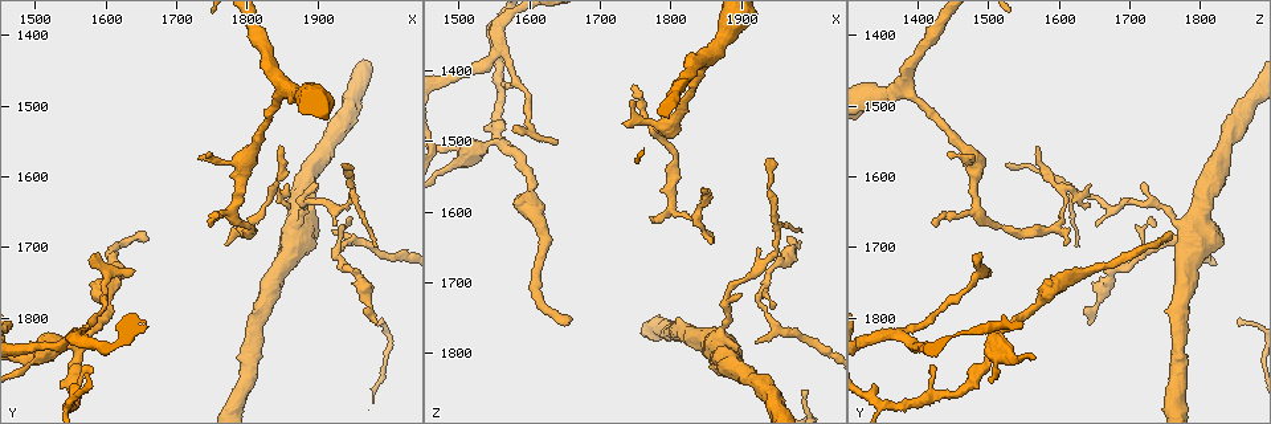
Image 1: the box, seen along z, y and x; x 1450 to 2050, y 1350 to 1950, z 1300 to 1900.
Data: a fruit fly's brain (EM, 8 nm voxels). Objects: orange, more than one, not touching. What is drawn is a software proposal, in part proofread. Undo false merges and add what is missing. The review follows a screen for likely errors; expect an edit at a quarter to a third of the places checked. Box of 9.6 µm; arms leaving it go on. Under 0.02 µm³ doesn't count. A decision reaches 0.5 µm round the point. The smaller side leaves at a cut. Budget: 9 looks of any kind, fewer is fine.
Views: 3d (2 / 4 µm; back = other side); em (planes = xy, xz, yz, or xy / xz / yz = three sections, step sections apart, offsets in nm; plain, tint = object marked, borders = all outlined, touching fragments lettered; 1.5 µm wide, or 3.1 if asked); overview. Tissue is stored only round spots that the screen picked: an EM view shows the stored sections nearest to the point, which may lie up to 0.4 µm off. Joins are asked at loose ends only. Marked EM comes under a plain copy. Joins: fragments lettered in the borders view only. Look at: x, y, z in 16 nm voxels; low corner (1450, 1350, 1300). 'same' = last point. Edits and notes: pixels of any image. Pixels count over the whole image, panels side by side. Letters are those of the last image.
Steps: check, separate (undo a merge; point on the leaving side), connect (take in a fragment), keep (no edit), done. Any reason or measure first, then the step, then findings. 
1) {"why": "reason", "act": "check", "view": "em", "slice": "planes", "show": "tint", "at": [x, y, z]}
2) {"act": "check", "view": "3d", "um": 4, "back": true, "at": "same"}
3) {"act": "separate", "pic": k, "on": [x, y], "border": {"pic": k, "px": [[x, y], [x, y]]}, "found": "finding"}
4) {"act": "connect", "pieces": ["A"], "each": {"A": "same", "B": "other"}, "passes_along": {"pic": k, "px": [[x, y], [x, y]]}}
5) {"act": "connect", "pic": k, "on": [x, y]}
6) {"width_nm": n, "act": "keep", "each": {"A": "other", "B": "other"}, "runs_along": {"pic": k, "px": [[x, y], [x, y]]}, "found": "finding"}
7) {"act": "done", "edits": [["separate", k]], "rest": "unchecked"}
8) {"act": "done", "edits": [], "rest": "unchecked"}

{"why": "end of a long branch", "act": "check", "view": "3d", "um": 4, "back": true, "at": [1660, 1685, 1755]}

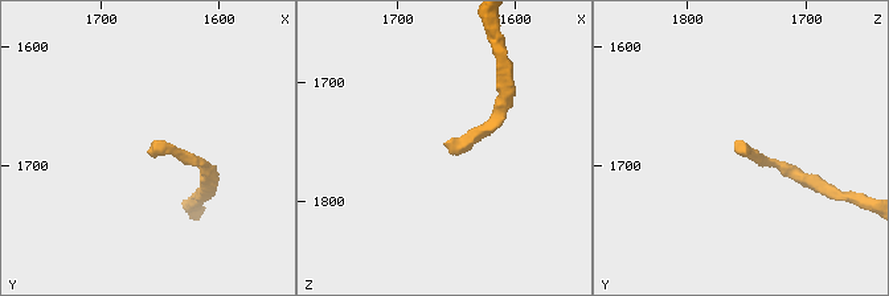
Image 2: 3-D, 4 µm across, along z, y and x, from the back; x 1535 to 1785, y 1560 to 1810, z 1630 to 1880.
{"act": "check", "view": "em", "slice": "yz", "step": 8, "show": "borders", "at": [1654, 1688, 1758]}

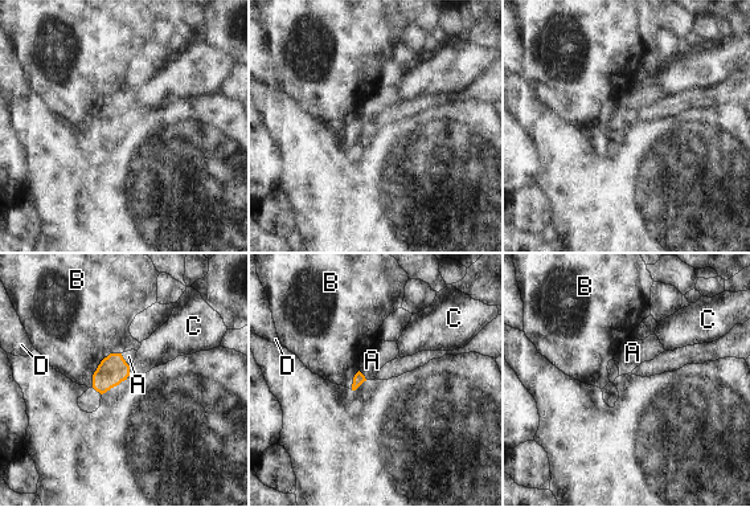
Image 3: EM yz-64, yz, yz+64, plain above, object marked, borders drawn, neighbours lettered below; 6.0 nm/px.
{"act": "connect", "pieces": ["A"], "each": {"A": "same", "B": "other", "C": "other", "D": "other"}, "passes_along": {"pic": 3, "px": [[113, 369], [124, 360], [128, 356]]}, "found": "the cell continues"}

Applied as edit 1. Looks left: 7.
{"why": "tapers out", "act": "check", "view": "3d", "um": 2, "at": [1980, 1810, 1640]}

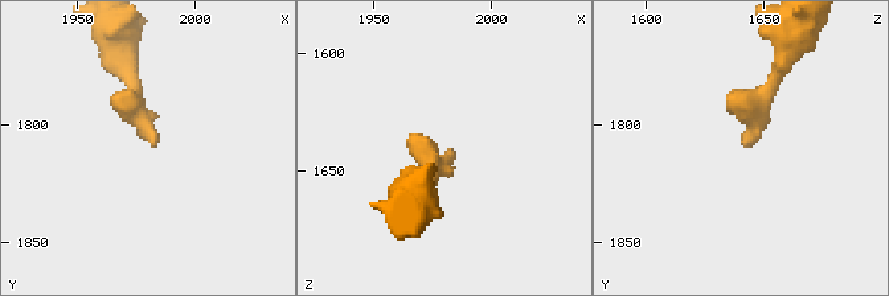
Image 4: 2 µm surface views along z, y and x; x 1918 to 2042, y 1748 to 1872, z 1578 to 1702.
{"why": "now the EM", "act": "check", "view": "em", "slice": "planes", "show": "borders", "at": [1984, 1810, 1643]}

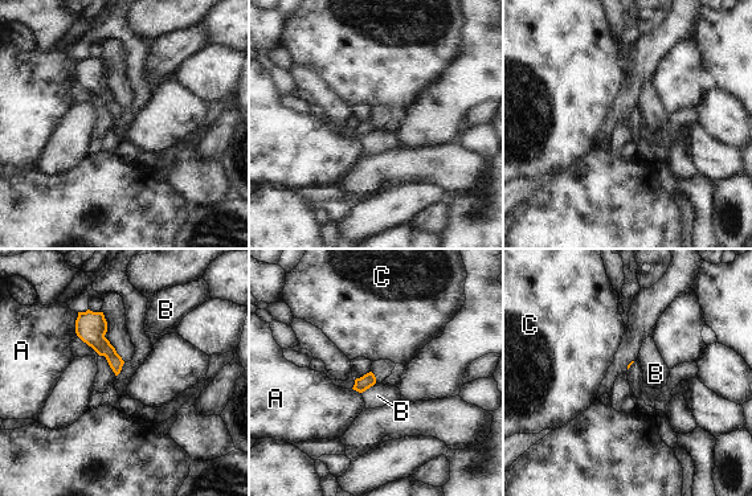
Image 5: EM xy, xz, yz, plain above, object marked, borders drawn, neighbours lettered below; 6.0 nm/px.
{"act": "keep", "each": {"A": "other", "B": "other", "C": "other"}, "border": {"pic": 5, "px": [[376, 382], [362, 393]]}, "found": "none of them fits"}

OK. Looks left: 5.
{"why": "sudden change in width", "act": "check", "view": "3d", "um": 2, "back": true, "at": [1600, 1775, 1575]}

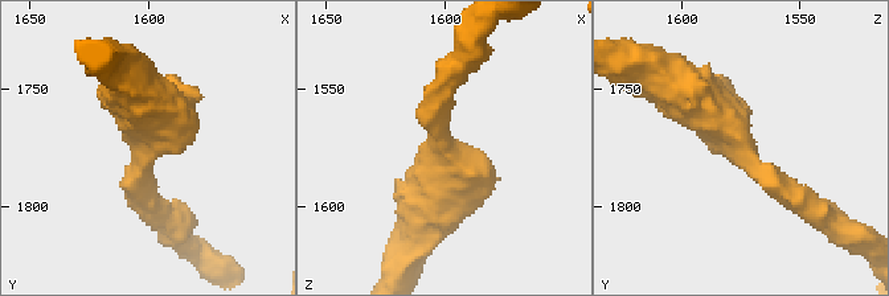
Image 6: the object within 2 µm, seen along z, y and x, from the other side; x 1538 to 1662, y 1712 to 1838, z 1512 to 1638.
{"arm_widths_nm": [220, 300], "act": "check", "view": "em", "slice": "xz", "step": 4, "show": "tint", "at": [1601, 1774, 1575]}

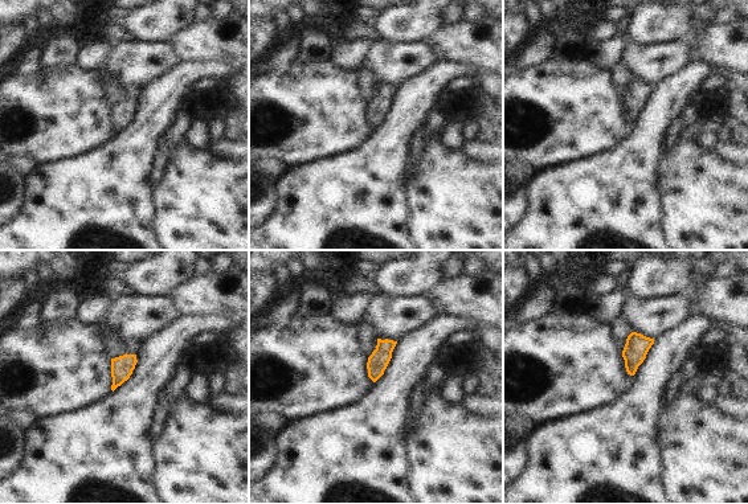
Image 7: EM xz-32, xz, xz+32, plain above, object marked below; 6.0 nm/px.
{"act": "check", "view": "em", "slice": "xz", "step": 4, "show": "borders", "at": "same"}

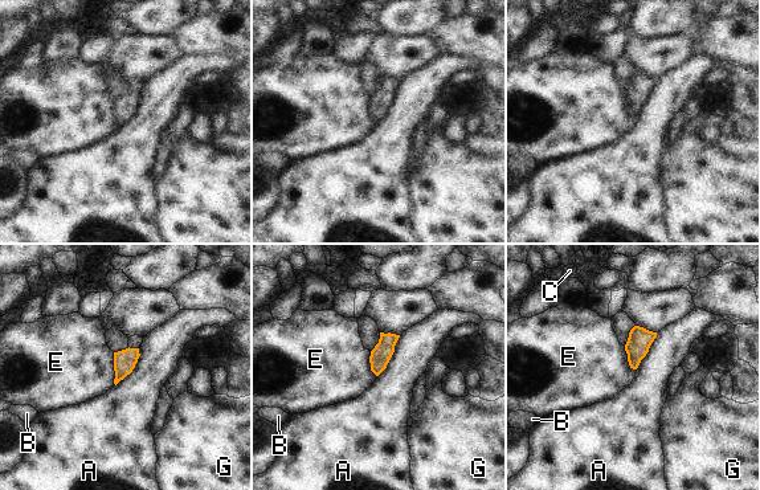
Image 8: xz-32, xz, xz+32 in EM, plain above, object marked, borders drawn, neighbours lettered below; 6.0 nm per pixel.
{"width_nm": 120, "longest_contact_nm": ["A", 300], "act": "keep", "each": {"A": "other", "B": "other", "C": "other", "E": "other", "G": "other"}, "found": "all the same cell"}

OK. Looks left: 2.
{"why": "free end", "act": "check", "view": "em", "slice": "planes", "show": "borders", "at": [1595, 1705, 1495]}

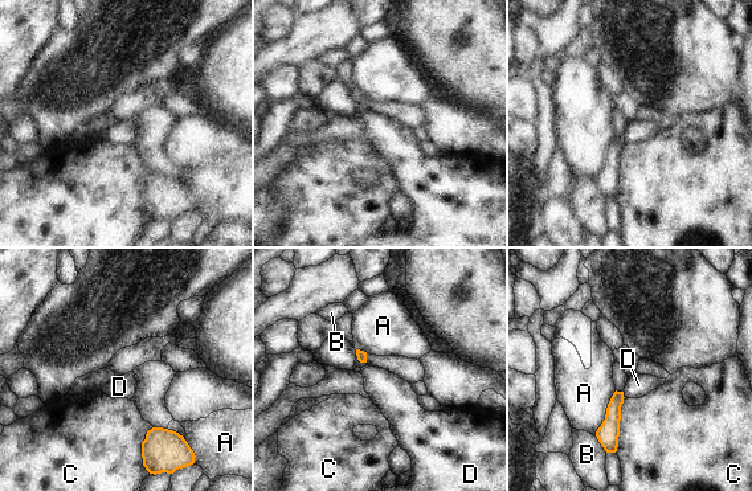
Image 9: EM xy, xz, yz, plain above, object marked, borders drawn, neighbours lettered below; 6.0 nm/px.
{"act": "keep", "each": {"A": "other", "B": "other", "C": "other", "D": "other"}, "border": {"pic": 9, "px": [[622, 392], [625, 397]]}, "found": "none of them fits"}

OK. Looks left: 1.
{"act": "done", "edits": [["connect", 3]], "rest": "unchecked"}

